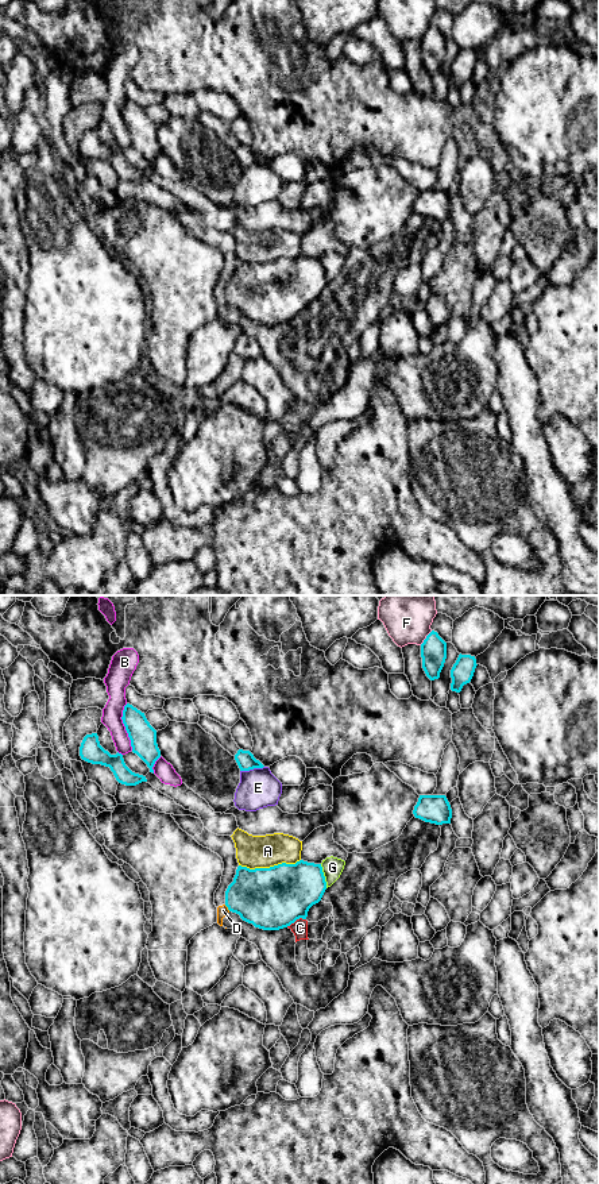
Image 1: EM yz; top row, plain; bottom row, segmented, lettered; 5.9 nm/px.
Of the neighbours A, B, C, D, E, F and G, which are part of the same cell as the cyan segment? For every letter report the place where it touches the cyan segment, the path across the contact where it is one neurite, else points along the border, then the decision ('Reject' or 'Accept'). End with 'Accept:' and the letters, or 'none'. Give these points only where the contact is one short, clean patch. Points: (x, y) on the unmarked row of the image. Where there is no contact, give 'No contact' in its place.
A: Touches cyan at yz (270, 262). Reject
B: Touches cyan at yz (124, 120). Reject
C: Touches cyan at yz (296, 315). Boundary: yz (305, 313), (297, 313), (286, 321). Reject
D: Touches cyan at yz (227, 301). Reject
E: Touches cyan at yz (251, 164). Reject
F: Touches cyan at yz (426, 33). Reject
G: Touches cyan at yz (324, 272). Reject
Accept: none

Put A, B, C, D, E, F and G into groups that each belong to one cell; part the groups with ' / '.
A / B C D / E / F / G

